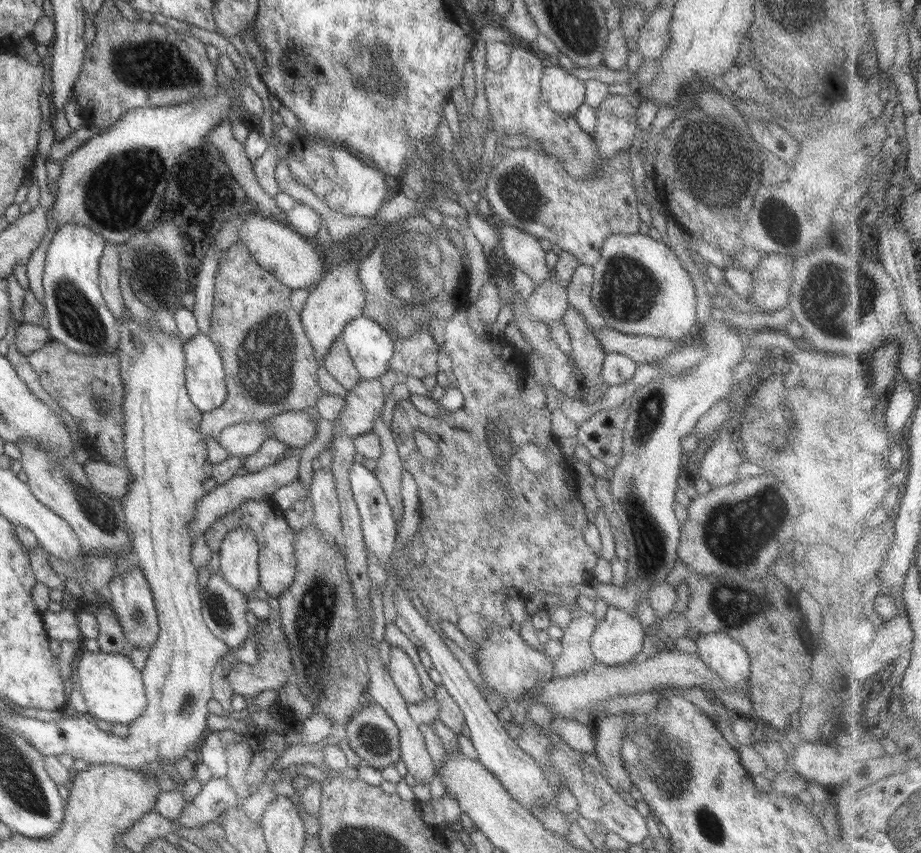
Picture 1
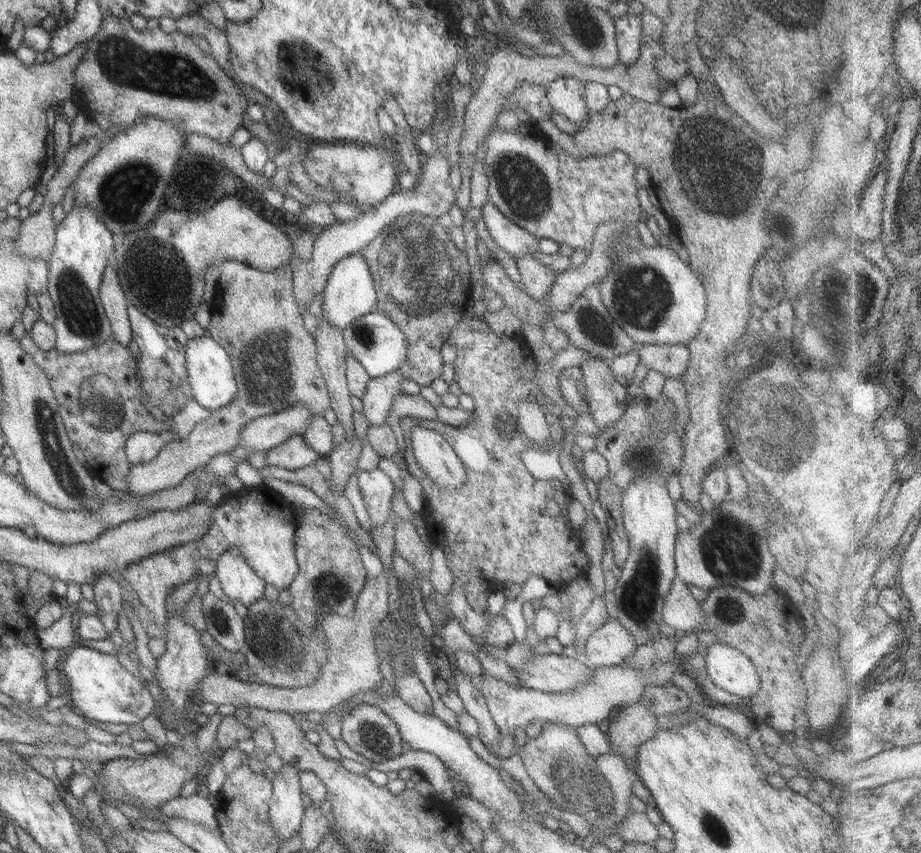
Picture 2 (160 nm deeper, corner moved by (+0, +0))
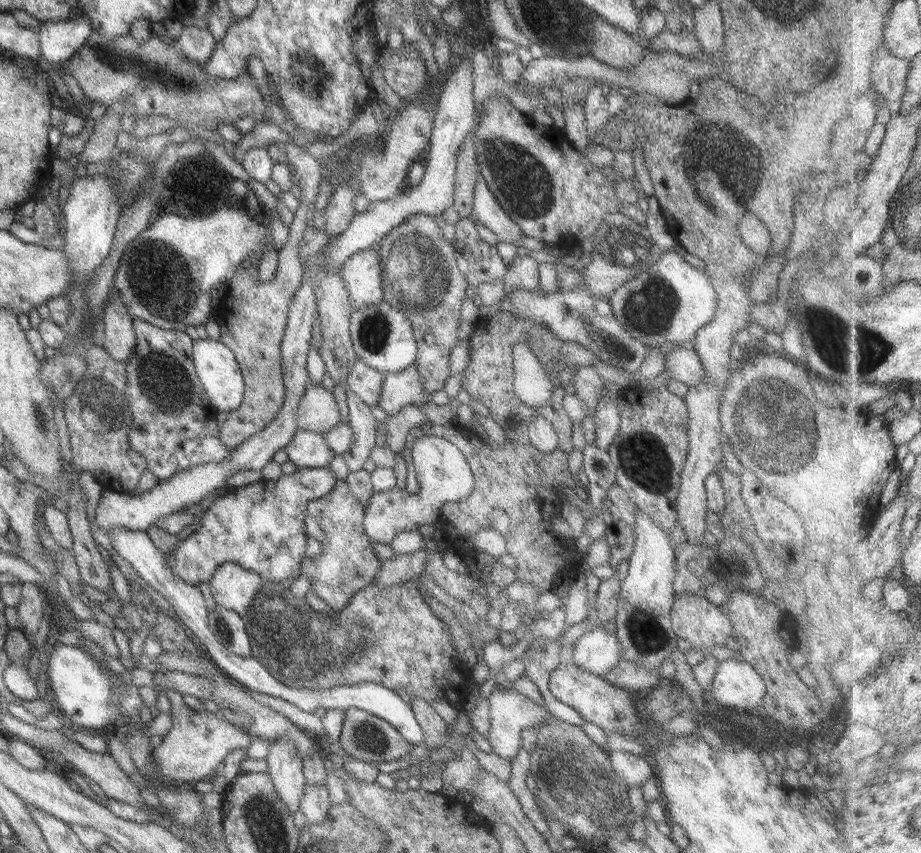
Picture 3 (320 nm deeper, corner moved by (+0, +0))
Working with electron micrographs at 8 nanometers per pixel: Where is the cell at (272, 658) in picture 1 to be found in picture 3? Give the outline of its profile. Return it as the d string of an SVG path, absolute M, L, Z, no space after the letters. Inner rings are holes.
M415 579L402 583L395 583L388 587L378 587L372 582L365 588L362 588L353 594L350 601L343 609L329 610L329 613L325 614L316 613L310 606L305 604L303 598L294 597L289 591L289 588L284 589L275 581L264 581L254 600L248 606L248 610L245 612L244 622L246 633L250 638L249 644L251 647L251 656L255 660L258 660L261 663L261 666L264 666L265 670L268 670L269 674L273 675L273 678L276 678L279 682L285 684L285 686L306 689L324 689L331 688L332 686L372 682L384 686L395 693L397 690L401 690L401 692L406 692L410 697L417 696L427 703L431 700L441 698L446 700L449 704L452 704L456 709L463 709L463 705L467 700L469 694L468 680L470 680L471 669L468 669L459 659L457 651L455 651L455 647L451 641L448 626L431 613L427 603L423 601L423 597L416 587Z

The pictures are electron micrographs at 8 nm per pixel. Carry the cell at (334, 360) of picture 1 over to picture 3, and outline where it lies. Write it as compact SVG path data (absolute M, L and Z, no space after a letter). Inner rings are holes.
M356 359L348 370L343 383L349 392L356 394L363 404L375 407L377 396L380 395L383 377L382 373L369 368L359 359Z

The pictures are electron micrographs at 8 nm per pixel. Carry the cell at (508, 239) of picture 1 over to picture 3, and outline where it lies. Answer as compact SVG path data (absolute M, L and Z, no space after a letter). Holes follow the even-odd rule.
M481 175L474 182L472 216L475 216L477 224L493 232L498 242L511 242L518 246L521 235L523 235L520 228L504 213L501 205L489 192Z

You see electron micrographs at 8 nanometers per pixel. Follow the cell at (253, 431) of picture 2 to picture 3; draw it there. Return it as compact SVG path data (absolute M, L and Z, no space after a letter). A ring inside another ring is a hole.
M307 384L295 409L295 422L298 430L316 433L328 432L340 424L339 410L331 392L321 384Z

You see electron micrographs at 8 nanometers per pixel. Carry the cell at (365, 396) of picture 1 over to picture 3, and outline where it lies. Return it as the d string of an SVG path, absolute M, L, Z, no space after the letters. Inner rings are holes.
M413 363L403 370L383 375L377 406L387 416L396 414L408 405L423 405L431 402L431 393L423 388Z

